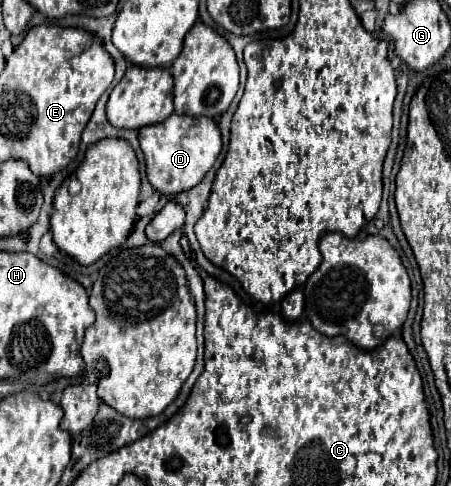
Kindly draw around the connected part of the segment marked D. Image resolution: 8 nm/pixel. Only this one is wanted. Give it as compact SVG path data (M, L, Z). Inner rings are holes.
M172 114L164 122L144 126L138 132L140 132L138 134L140 148L146 158L148 180L154 186L154 190L166 196L176 196L180 192L194 188L204 178L204 174L212 168L212 164L216 162L222 150L218 124L208 116Z

